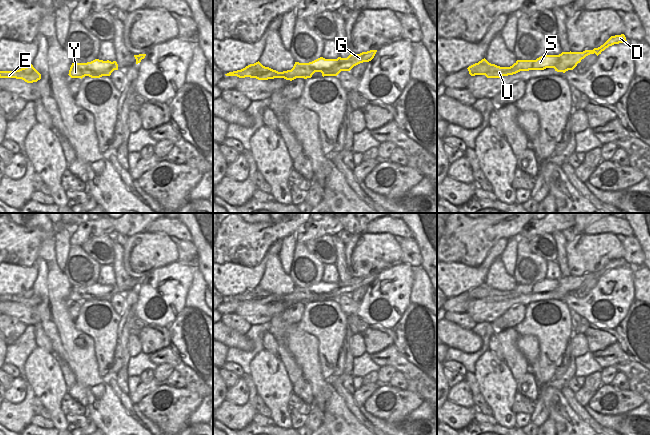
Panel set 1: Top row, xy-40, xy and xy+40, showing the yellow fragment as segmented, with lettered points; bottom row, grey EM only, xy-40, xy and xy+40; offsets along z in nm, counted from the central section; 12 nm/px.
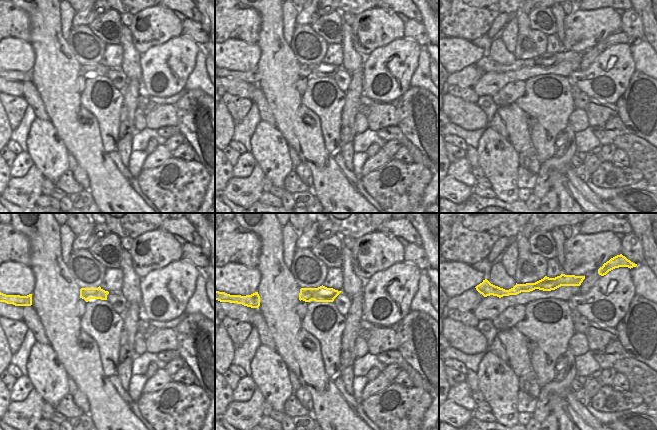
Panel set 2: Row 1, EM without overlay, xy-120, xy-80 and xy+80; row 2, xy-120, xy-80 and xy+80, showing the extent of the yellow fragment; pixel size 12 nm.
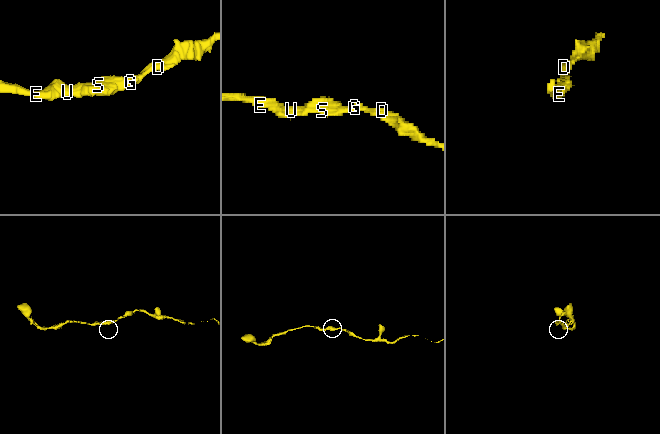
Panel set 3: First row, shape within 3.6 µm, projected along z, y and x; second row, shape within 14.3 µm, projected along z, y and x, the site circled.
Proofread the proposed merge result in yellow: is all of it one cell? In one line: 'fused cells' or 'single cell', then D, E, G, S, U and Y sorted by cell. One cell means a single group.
single cell | D E G S U Y

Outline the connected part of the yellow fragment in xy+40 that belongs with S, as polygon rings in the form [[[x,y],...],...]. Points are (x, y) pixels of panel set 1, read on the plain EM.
[[[624,258],[611,260],[603,269],[593,274],[583,276],[562,276],[559,279],[543,279],[536,284],[517,284],[510,291],[500,291],[489,287],[485,282],[469,290],[467,293],[471,300],[485,299],[487,302],[501,302],[503,300],[513,299],[520,295],[544,294],[554,292],[557,296],[565,297],[573,294],[578,287],[590,278],[601,278],[609,270],[627,265]]]

